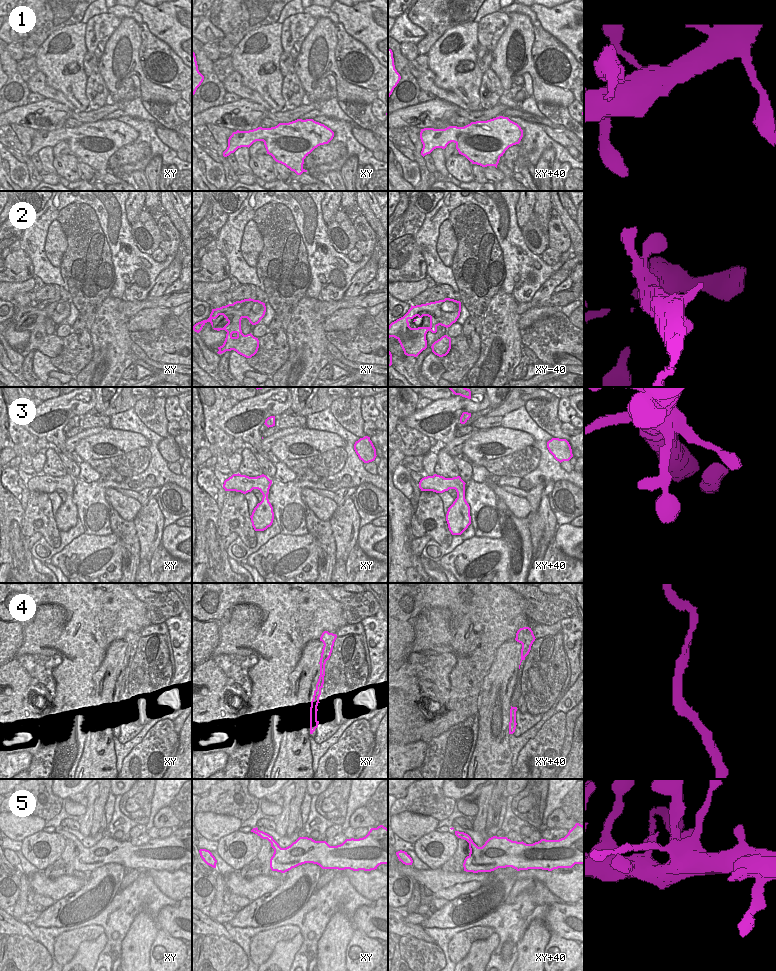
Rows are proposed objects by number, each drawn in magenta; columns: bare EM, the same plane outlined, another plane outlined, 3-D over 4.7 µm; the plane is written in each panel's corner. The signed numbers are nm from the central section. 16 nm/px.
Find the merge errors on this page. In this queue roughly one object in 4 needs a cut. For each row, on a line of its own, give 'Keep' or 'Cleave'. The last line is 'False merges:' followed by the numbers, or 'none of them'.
1: Keep
2: Keep
3: Keep
4: Keep
5: Keep
False merges: none of them.

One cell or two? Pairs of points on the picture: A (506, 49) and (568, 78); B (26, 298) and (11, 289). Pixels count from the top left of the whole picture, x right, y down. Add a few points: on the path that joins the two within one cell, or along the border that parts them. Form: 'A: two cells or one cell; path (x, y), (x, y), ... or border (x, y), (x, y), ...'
A: two cells; border (534, 39), (531, 59), (535, 72), (544, 83)
B: two cells; border (32, 289), (17, 292), (12, 301)

